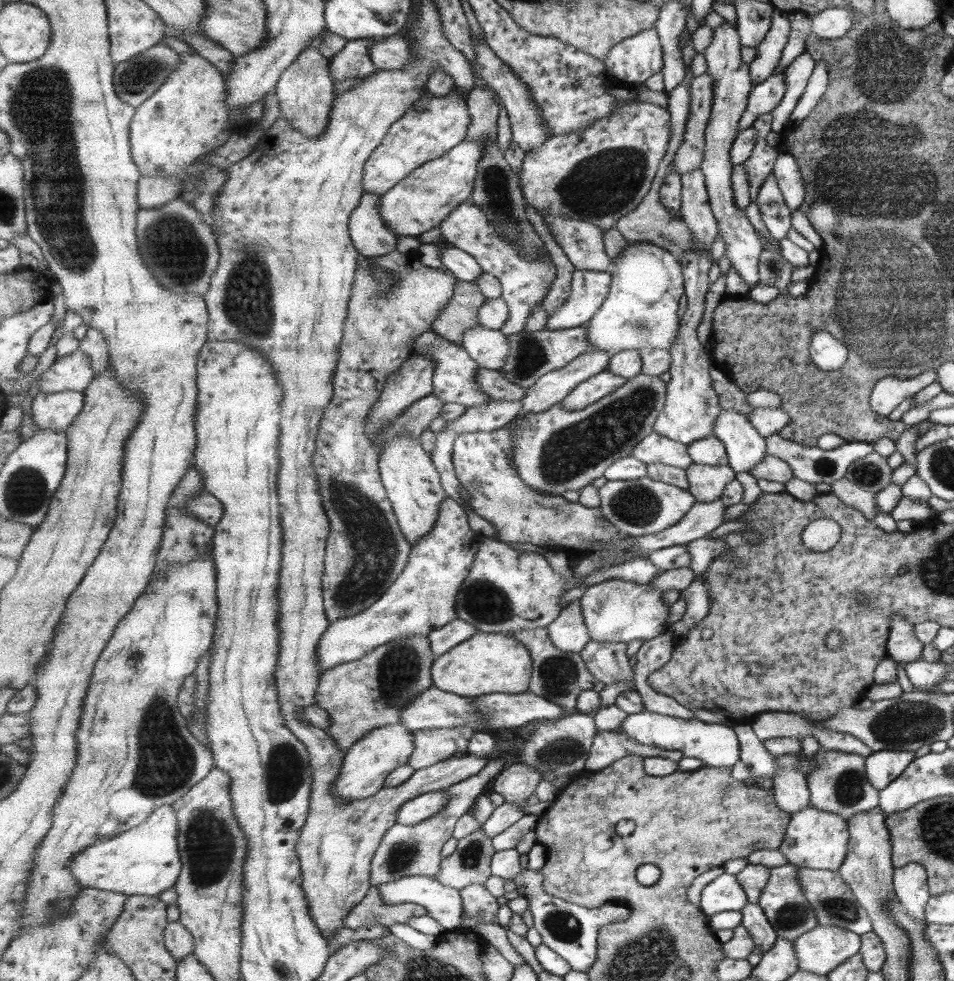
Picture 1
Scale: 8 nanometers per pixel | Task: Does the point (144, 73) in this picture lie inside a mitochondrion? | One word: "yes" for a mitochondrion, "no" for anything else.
yes

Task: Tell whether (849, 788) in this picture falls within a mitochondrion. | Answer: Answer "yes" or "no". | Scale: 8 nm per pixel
yes

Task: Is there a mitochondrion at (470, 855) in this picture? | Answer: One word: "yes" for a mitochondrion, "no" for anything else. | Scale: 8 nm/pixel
yes

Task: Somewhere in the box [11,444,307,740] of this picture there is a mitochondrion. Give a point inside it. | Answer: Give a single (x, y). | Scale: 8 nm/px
(134, 659)

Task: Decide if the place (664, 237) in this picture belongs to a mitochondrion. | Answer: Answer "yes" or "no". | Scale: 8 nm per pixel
yes

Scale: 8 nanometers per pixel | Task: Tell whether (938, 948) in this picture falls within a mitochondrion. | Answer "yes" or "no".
no

